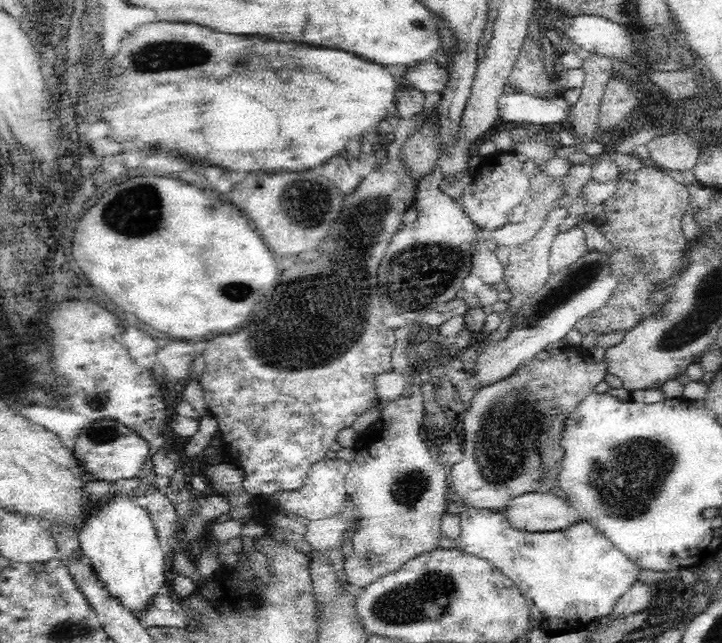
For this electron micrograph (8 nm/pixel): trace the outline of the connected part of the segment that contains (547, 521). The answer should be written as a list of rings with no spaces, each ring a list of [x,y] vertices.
[[[548,491],[511,498],[498,511],[509,528],[526,533],[560,530],[578,521],[576,510]]]

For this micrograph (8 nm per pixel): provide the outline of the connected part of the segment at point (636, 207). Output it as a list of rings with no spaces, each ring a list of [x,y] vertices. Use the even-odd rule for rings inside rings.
[[[647,166],[642,170],[620,171],[612,180],[614,192],[612,196],[601,199],[602,210],[591,222],[600,230],[600,234],[606,238],[610,252],[603,253],[603,259],[607,264],[610,277],[614,278],[616,284],[610,293],[604,306],[598,310],[582,316],[575,323],[574,328],[580,336],[596,334],[596,336],[608,336],[608,334],[627,334],[636,329],[640,324],[648,323],[653,319],[662,321],[667,314],[667,307],[671,304],[673,296],[668,291],[668,280],[674,275],[682,272],[688,265],[687,254],[690,252],[691,244],[687,242],[682,231],[682,216],[686,214],[689,197],[688,185],[677,182],[668,171],[656,166]],[[664,293],[664,300],[655,302],[657,294]]]

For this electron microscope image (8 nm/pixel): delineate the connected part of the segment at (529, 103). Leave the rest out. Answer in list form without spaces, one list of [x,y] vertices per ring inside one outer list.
[[[521,92],[500,93],[497,96],[497,117],[514,124],[552,124],[566,120],[572,107],[564,98],[544,100]]]

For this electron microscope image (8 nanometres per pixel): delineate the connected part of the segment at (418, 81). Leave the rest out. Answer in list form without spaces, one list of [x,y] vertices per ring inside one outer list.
[[[419,60],[410,64],[404,70],[404,80],[408,86],[414,86],[420,92],[434,92],[444,88],[448,82],[448,74],[445,68],[438,65],[436,60]]]

